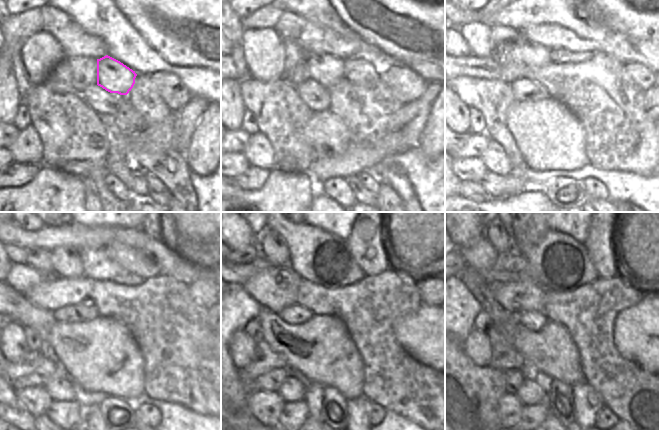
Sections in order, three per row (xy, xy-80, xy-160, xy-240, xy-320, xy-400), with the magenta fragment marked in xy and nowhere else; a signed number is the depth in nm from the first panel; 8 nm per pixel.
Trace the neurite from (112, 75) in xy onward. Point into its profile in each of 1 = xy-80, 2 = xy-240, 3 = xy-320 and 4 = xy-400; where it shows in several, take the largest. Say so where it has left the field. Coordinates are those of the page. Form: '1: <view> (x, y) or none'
1: xy-80 (327, 70)
2: xy-240 (67, 264)
3: xy-320 (272, 246)
4: xy-400 (495, 233)

